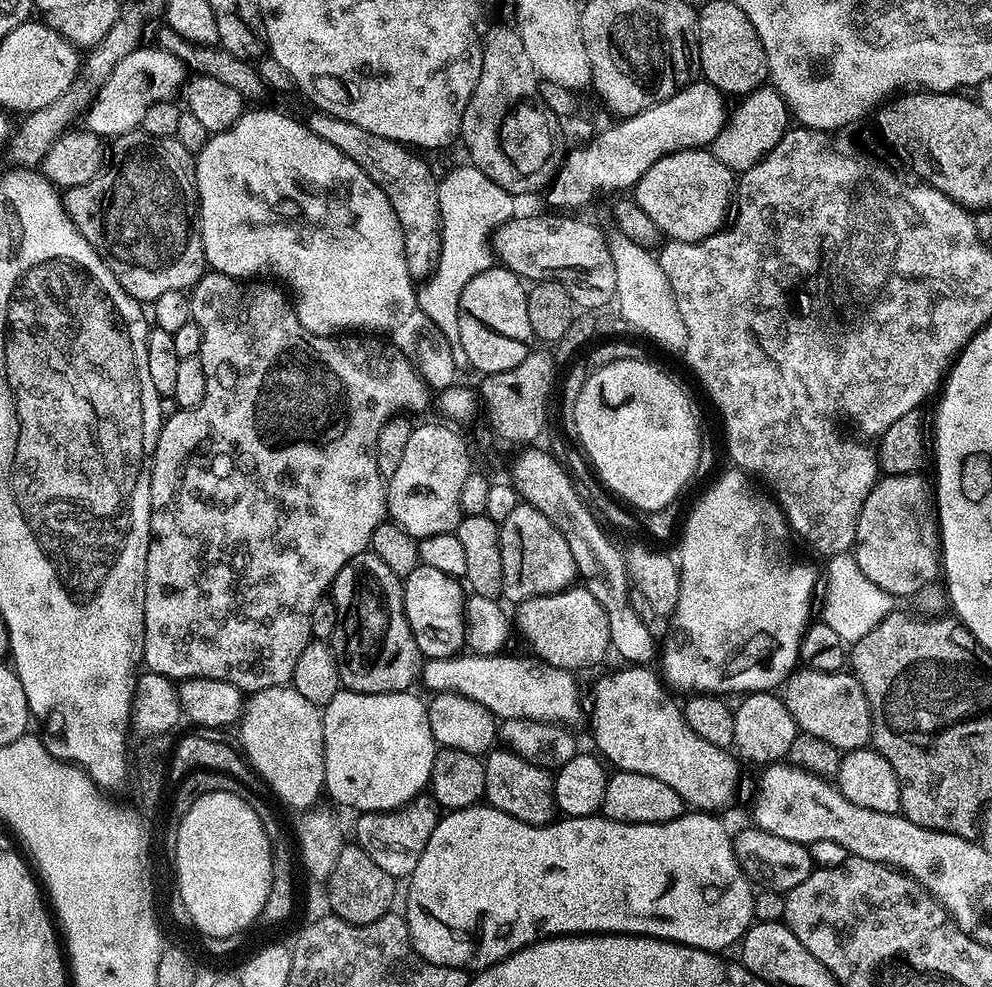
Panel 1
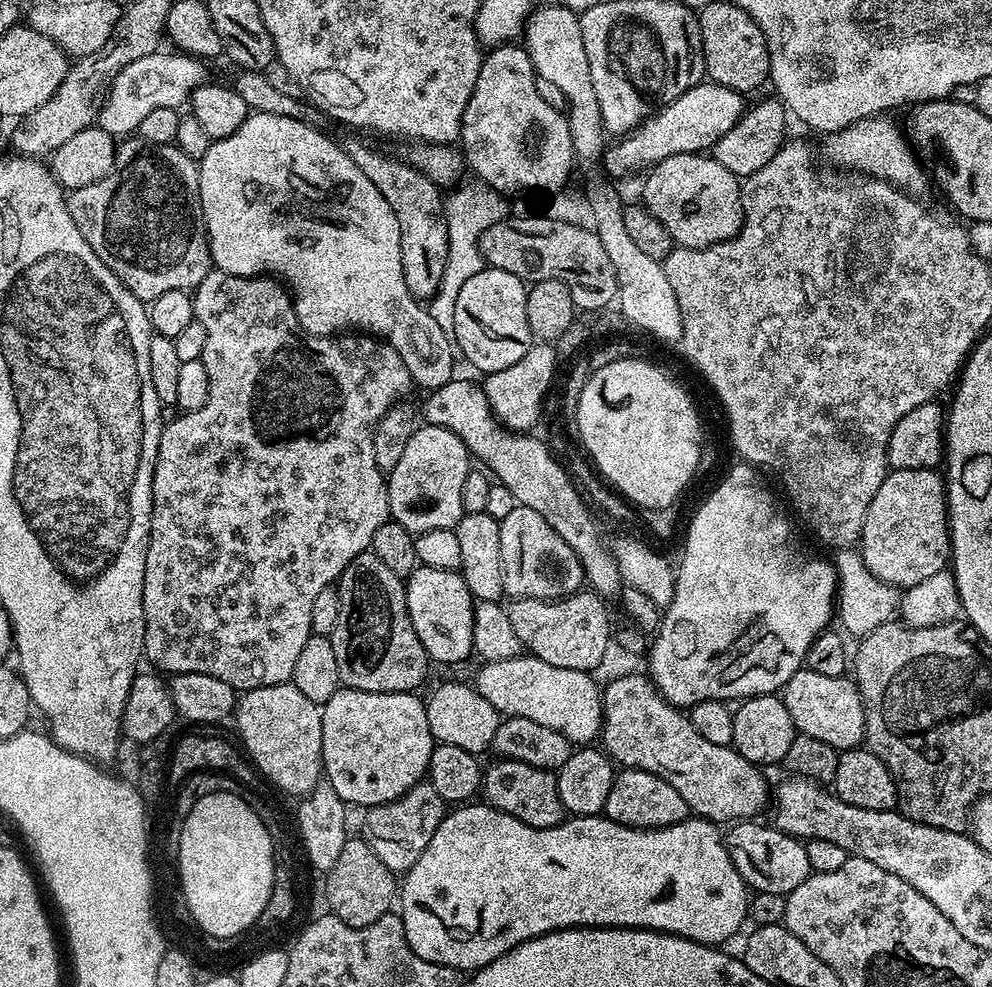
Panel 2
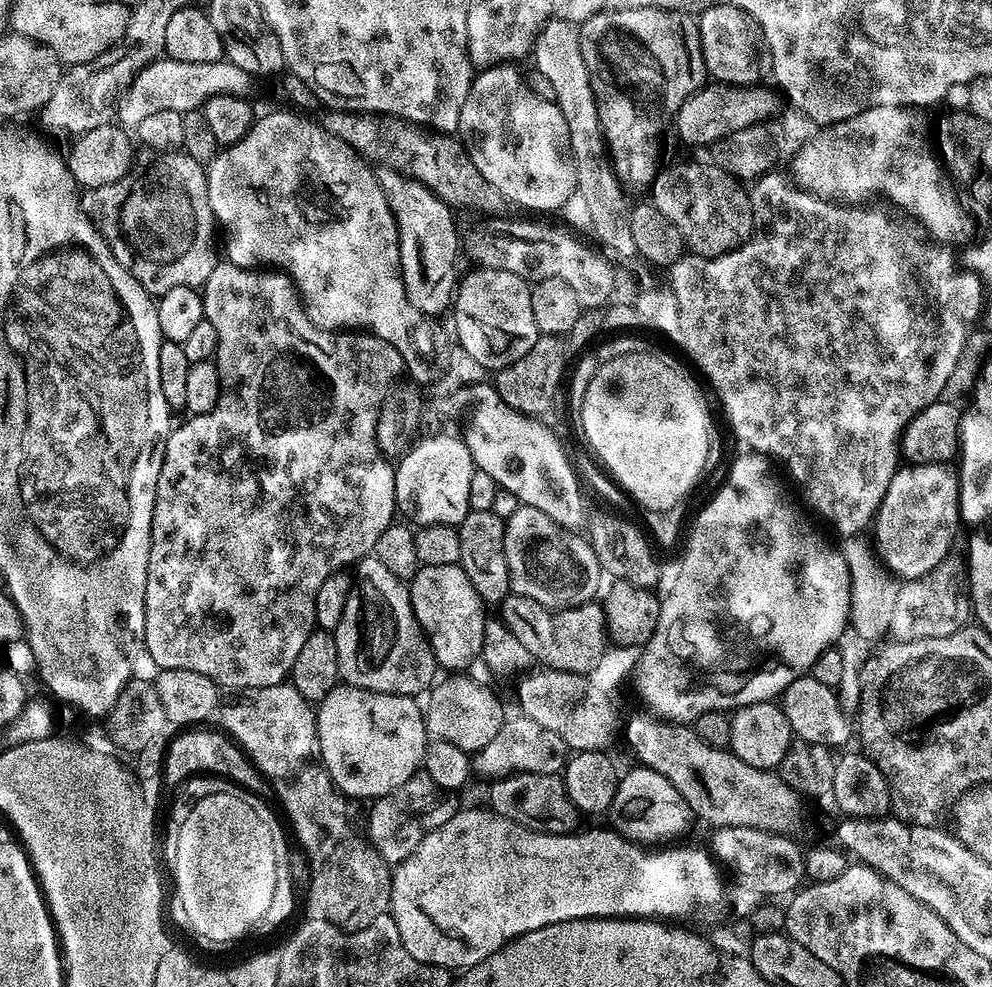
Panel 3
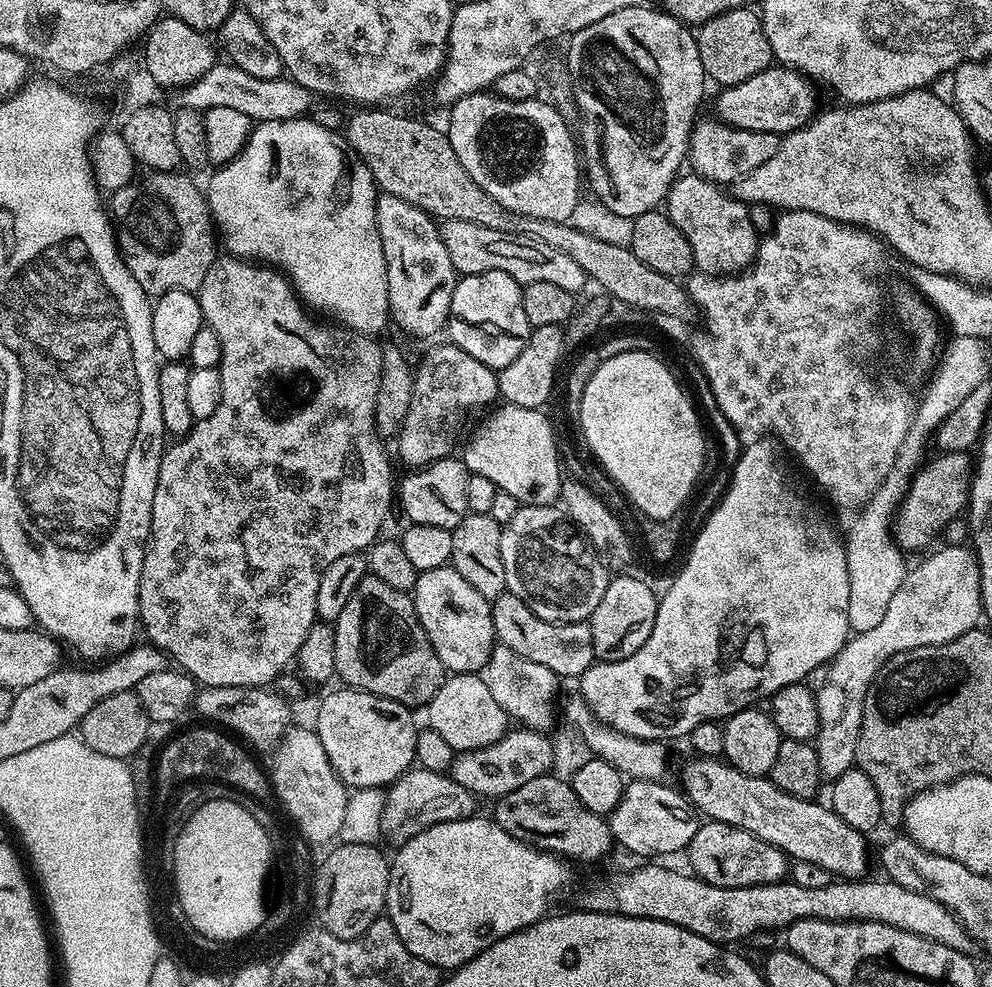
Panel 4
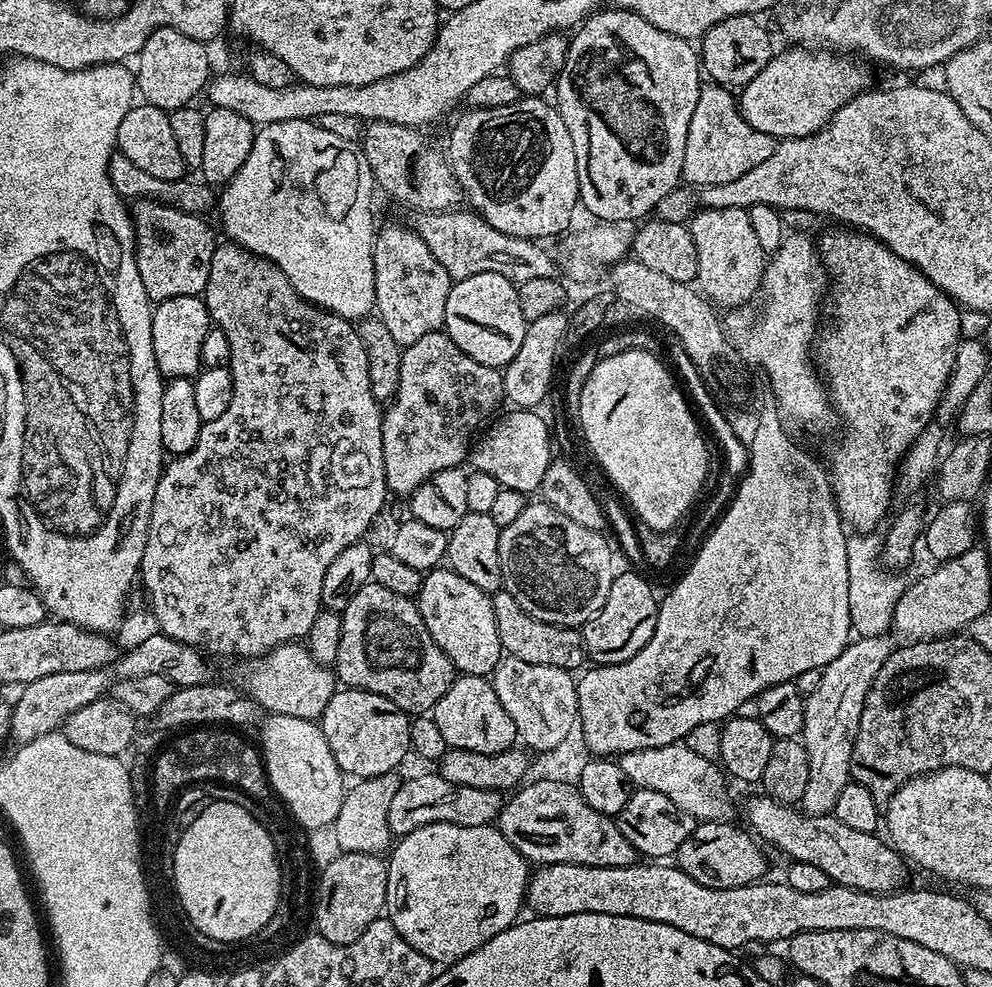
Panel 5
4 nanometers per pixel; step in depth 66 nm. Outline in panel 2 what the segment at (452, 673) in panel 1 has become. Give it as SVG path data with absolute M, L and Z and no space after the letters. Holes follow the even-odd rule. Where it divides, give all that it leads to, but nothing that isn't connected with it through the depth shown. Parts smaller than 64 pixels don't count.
M521 654L513 660L490 660L481 663L480 673L474 679L477 692L498 709L501 717L524 716L538 726L561 732L573 746L588 746L601 735L604 722L602 688L587 672L550 666L537 656Z

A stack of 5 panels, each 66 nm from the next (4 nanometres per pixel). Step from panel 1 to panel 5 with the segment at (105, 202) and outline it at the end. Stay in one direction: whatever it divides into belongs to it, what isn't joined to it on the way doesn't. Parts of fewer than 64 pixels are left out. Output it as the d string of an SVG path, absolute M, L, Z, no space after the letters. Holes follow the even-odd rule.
M136 200L131 205L132 225L136 228L136 261L142 286L146 286L148 299L153 302L200 296L203 293L210 262L218 243L212 237L212 228L203 215L184 212L157 200Z

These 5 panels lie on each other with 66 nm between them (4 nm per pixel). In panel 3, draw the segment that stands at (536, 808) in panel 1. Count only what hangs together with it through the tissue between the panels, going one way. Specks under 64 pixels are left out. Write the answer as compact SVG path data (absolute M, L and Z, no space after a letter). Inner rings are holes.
M518 772L515 776L493 781L489 788L492 789L488 792L487 803L491 811L518 826L529 828L531 832L545 832L554 836L567 836L577 831L578 813L570 802L563 779L559 775L539 776L529 772Z

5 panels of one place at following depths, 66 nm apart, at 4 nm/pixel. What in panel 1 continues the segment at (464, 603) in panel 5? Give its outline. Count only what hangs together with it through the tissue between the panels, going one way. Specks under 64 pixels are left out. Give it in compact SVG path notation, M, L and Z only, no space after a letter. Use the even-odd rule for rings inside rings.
M419 564L414 570L410 570L408 576L403 577L402 583L406 618L410 622L414 642L418 642L421 657L437 660L457 655L465 647L464 602L466 592L461 581L450 574L442 574L442 570L434 570L434 566Z

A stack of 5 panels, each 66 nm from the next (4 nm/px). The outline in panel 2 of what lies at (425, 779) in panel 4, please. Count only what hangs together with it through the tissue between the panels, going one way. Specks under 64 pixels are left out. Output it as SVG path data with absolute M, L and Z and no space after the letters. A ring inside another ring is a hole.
M421 782L389 804L374 804L365 812L368 813L364 816L363 839L368 841L374 854L378 854L380 861L393 873L403 874L420 857L422 850L426 850L434 830L438 830L444 820L446 802L432 784Z

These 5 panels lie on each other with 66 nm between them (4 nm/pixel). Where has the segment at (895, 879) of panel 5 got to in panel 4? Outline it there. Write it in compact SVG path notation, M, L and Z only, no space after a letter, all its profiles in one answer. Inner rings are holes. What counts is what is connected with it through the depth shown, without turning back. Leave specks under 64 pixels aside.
M696 756L684 764L679 783L692 807L701 817L717 820L778 846L792 860L815 862L833 877L859 880L868 868L868 844L865 833L846 826L831 807L786 794L768 776L742 774L733 764L711 756Z

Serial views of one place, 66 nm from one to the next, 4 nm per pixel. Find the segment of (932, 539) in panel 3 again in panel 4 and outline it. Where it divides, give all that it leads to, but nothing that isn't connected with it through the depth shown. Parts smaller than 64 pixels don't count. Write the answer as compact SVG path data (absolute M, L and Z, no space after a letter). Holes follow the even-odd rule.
M940 452L936 457L929 459L921 467L912 480L904 501L896 509L892 535L897 548L905 553L911 554L919 548L924 548L935 536L939 537L944 529L948 527L951 520L957 519L968 507L968 492L972 489L972 474L974 471L974 460L968 452Z

